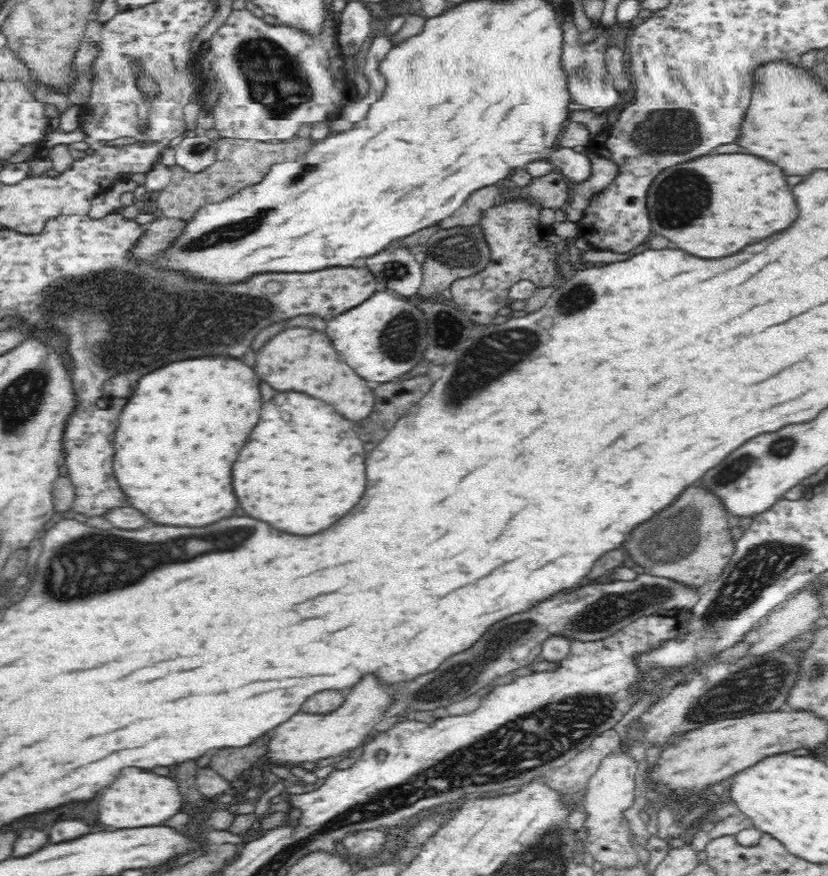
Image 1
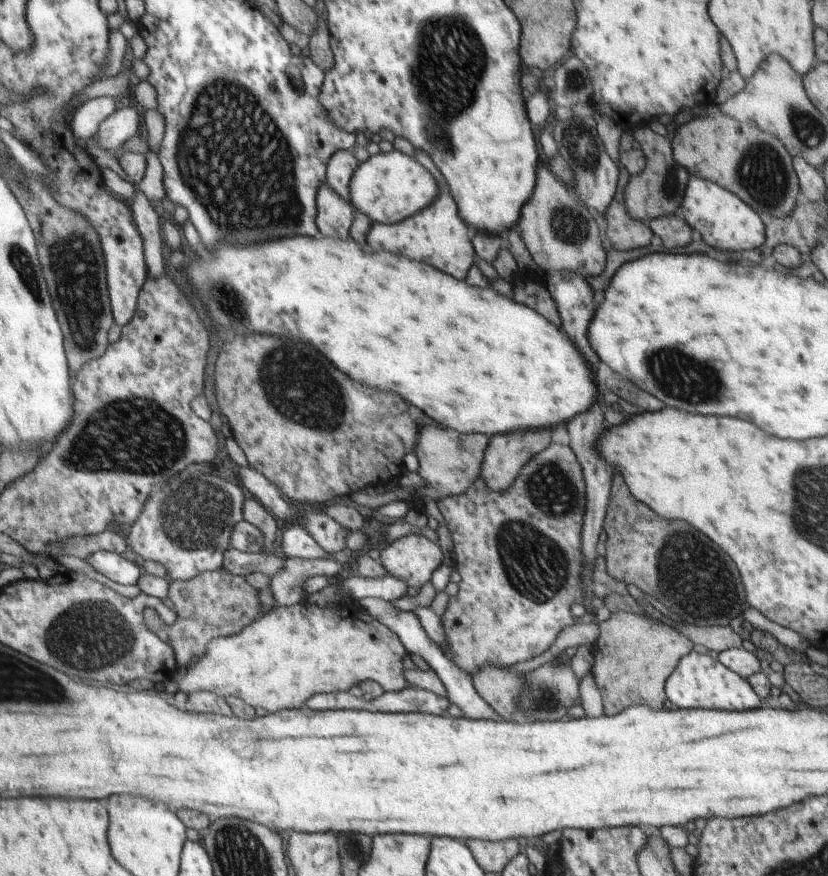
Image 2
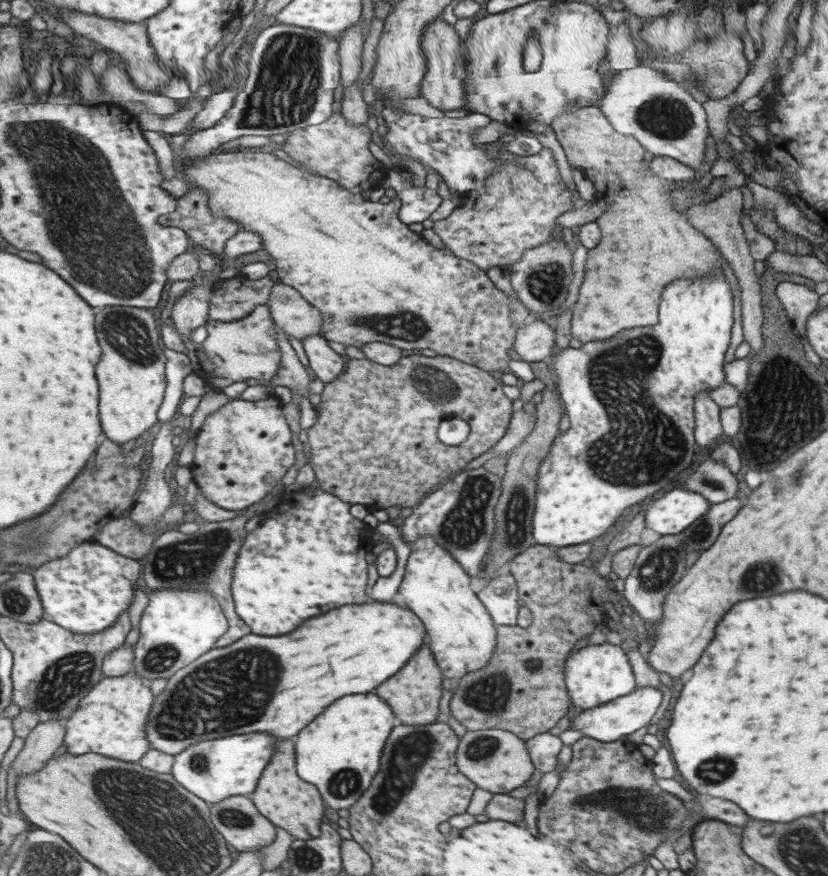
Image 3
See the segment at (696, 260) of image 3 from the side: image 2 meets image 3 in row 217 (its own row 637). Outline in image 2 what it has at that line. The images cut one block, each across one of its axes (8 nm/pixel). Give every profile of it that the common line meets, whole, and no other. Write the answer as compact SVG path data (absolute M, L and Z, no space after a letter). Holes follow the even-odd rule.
M617 611L610 613L607 621L597 623L599 636L593 651L594 664L590 673L602 698L603 712L607 716L617 714L619 710L633 704L661 710L665 702L665 680L679 659L688 655L693 646L681 632L677 634L669 626L643 616L647 615ZM637 656L643 658L641 664L637 664Z

